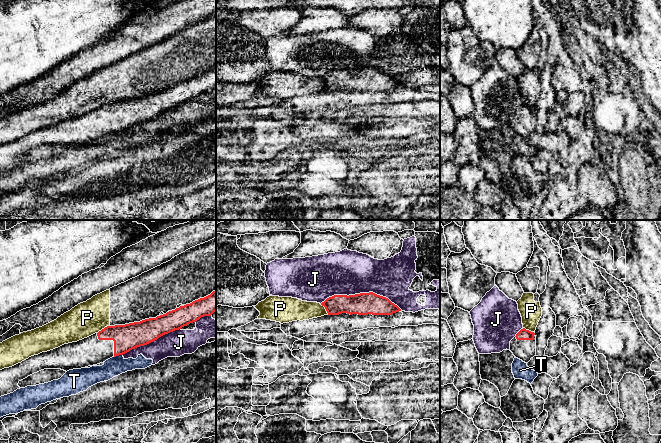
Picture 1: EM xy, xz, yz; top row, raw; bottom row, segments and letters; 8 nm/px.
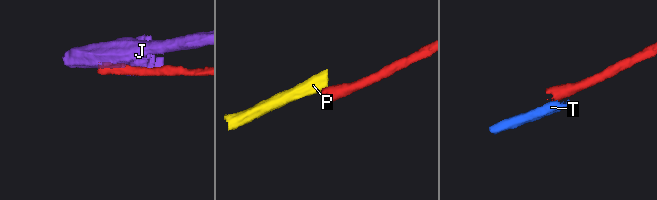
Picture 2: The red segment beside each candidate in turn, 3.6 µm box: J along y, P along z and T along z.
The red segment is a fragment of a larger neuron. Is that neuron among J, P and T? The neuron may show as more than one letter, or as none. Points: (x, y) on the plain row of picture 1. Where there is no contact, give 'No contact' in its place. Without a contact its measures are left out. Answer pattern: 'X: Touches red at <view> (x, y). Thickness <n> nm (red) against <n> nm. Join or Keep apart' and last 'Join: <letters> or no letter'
J: Touches red at xz (361, 69). Thickness 180 nm (red) against 360 nm. Keep apart
P: Touches red at xy (104, 104). Thickness 220 nm (red) against 260 nm. Keep apart
T: Touches red at xy (118, 131). Thickness 220 nm (red) against 150 nm. Keep apart
Join: no letter

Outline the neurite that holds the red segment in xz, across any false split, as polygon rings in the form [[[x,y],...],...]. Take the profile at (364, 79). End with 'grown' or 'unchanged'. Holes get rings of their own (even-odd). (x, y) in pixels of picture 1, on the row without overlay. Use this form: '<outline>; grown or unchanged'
[[[373,68],[355,71],[334,71],[321,79],[328,91],[342,89],[358,91],[392,91],[401,85],[388,74]]]; unchanged

